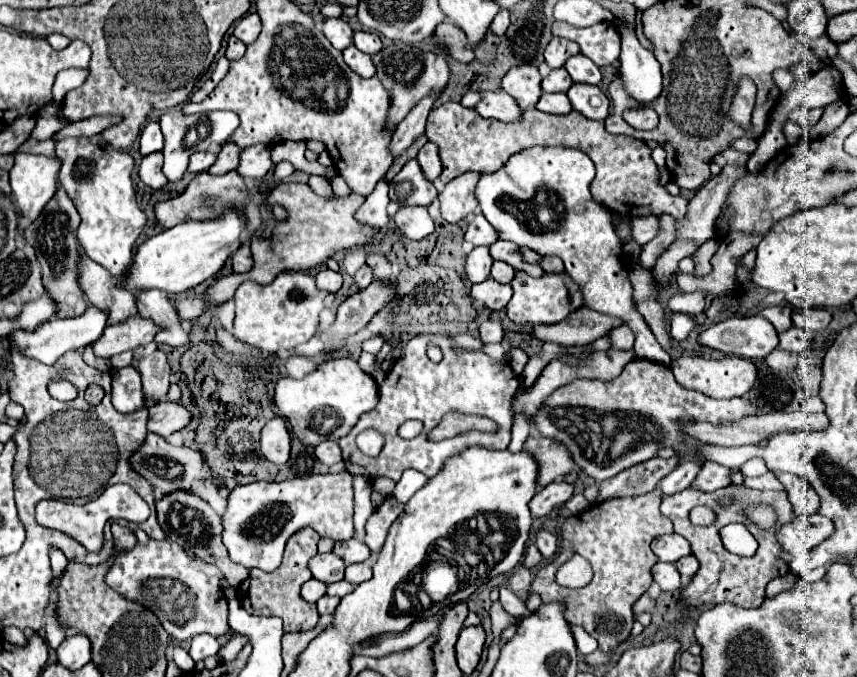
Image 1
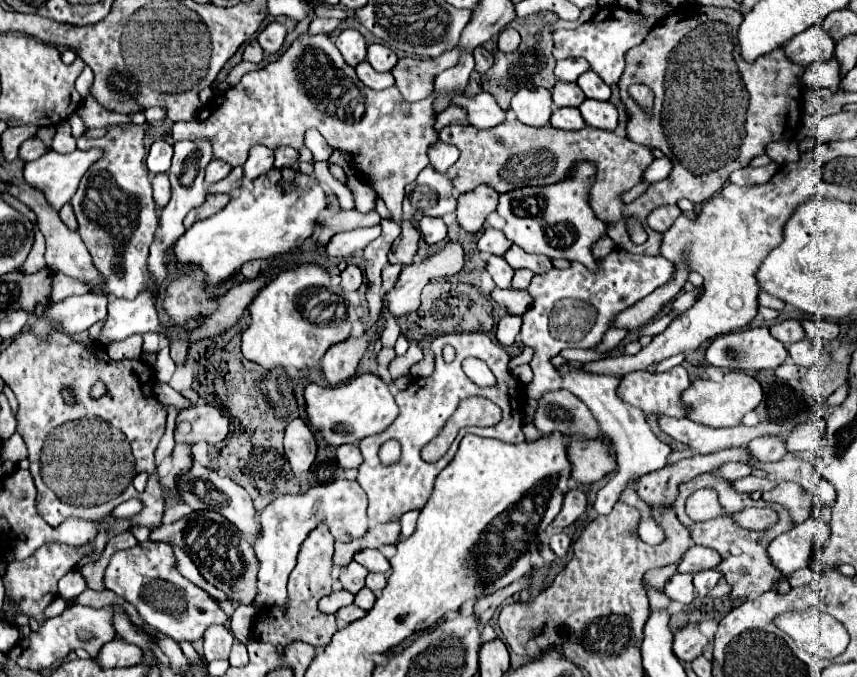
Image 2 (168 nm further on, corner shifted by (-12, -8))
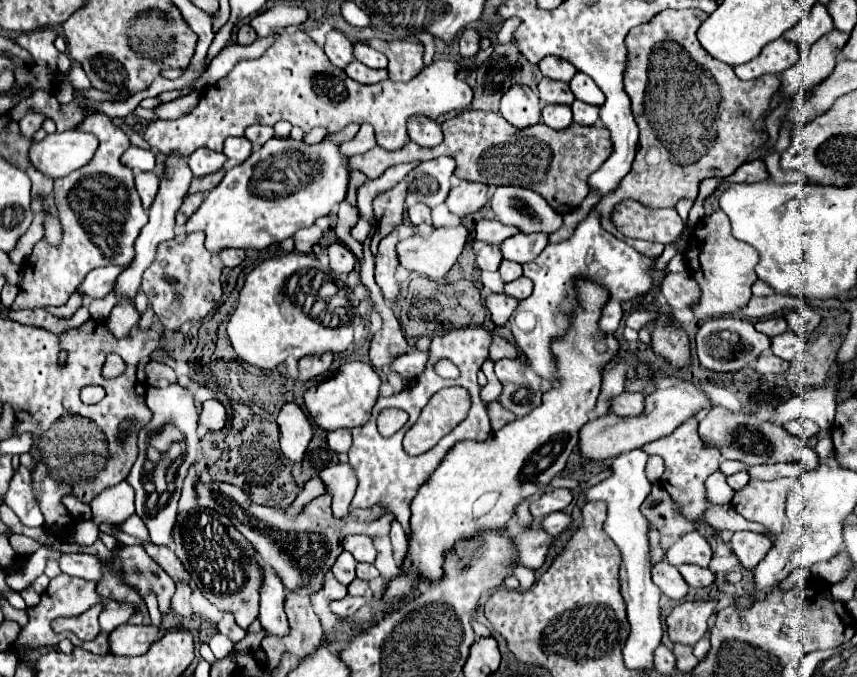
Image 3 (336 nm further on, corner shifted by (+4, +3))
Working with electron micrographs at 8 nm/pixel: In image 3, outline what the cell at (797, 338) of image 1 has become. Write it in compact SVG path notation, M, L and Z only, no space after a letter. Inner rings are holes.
M792 330L772 338L772 352L782 360L792 360L798 352L804 352L804 350L806 350L804 340L800 336L796 336L796 332L792 332Z

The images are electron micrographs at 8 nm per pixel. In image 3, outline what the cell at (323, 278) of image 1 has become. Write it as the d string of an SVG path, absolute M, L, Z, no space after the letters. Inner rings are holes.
M332 244L328 246L328 258L330 258L330 270L332 272L352 272L356 258L344 244Z

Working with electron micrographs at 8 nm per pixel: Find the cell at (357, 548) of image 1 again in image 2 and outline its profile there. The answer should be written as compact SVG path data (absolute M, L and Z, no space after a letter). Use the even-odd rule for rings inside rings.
M364 549L364 551L360 551L360 553L354 555L354 561L360 563L360 565L364 565L368 571L378 571L378 573L390 571L388 559L378 549Z

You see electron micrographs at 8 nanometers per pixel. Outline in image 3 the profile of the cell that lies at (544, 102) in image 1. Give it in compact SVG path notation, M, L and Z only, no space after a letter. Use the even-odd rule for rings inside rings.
M544 106L542 108L542 122L554 130L562 130L562 128L568 128L568 124L572 124L572 112L570 112L570 106Z

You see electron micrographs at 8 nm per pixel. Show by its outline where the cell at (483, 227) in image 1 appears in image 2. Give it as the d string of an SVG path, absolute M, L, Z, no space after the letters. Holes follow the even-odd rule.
M486 229L478 241L478 249L488 251L492 255L504 255L510 247L512 247L512 241L508 241L504 233L498 229Z

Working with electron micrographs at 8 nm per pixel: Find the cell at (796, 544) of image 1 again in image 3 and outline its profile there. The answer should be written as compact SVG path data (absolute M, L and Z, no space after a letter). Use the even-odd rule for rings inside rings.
M734 532L730 544L740 564L748 570L756 568L756 564L772 548L772 540L766 534L758 534L758 532Z

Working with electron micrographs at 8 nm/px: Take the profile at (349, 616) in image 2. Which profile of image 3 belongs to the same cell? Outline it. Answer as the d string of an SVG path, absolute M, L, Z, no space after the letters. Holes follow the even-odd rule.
M346 596L342 600L334 600L330 602L330 610L336 614L336 616L352 616L356 610L360 610L364 606L364 598L352 598L352 596Z

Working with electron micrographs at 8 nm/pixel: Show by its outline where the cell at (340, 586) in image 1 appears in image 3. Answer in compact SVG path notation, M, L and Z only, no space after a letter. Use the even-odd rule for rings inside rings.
M352 580L352 584L348 584L348 594L350 596L364 596L364 598L370 598L372 596L372 592L370 592L370 588L368 588L368 582L364 582L364 580Z

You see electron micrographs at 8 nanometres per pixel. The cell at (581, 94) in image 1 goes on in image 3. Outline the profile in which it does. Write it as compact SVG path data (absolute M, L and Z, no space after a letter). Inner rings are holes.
M574 100L574 104L572 104L574 122L584 124L584 126L592 126L592 124L596 124L596 120L598 120L598 110L600 110L600 108L590 106L590 104L584 104L582 100Z

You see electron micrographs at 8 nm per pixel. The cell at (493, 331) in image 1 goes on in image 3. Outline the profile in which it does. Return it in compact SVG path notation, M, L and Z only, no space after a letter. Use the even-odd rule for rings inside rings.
M490 294L490 296L486 298L486 308L488 308L490 318L492 318L492 322L494 322L496 326L504 326L516 306L518 306L518 300L514 300L512 296Z

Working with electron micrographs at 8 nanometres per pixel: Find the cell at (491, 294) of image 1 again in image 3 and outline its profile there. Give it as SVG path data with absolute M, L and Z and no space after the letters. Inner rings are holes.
M520 276L518 280L512 280L508 284L504 284L504 294L516 298L516 300L524 300L532 294L532 282L524 276Z

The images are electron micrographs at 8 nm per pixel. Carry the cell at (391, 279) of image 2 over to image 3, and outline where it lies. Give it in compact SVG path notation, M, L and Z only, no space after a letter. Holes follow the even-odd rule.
M394 230L386 238L382 238L378 246L378 254L376 254L376 284L380 286L382 294L390 300L396 300L400 294L400 286L394 278L396 268L398 268L396 242L398 242L398 232Z

